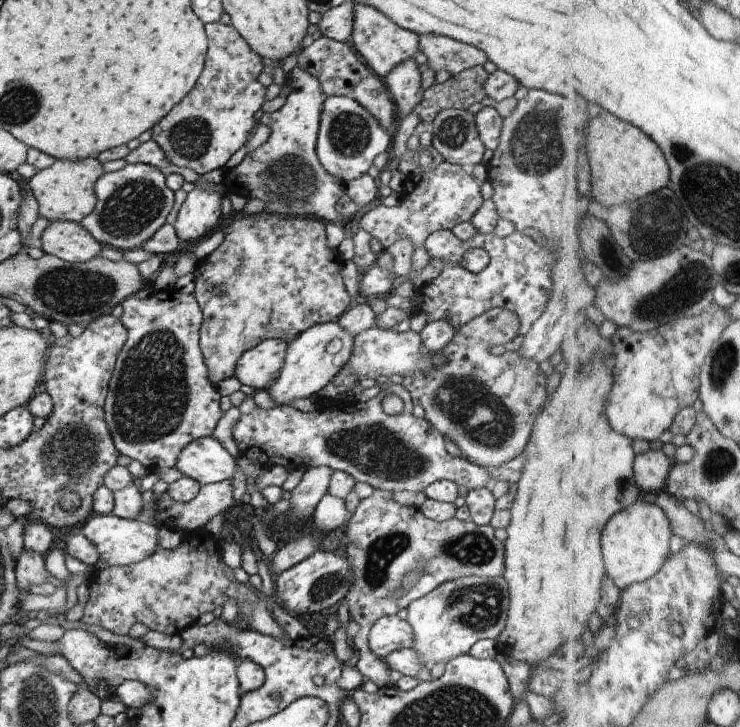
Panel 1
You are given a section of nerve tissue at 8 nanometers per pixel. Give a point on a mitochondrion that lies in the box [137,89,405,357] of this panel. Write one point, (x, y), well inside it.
(287, 181)

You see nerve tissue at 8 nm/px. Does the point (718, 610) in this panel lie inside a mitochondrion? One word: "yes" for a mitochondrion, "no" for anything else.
no

